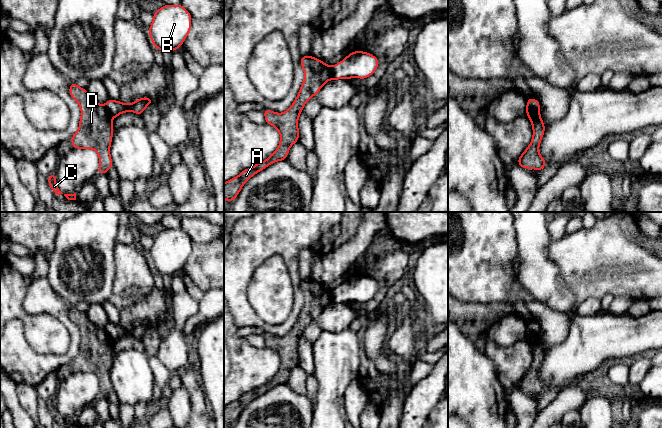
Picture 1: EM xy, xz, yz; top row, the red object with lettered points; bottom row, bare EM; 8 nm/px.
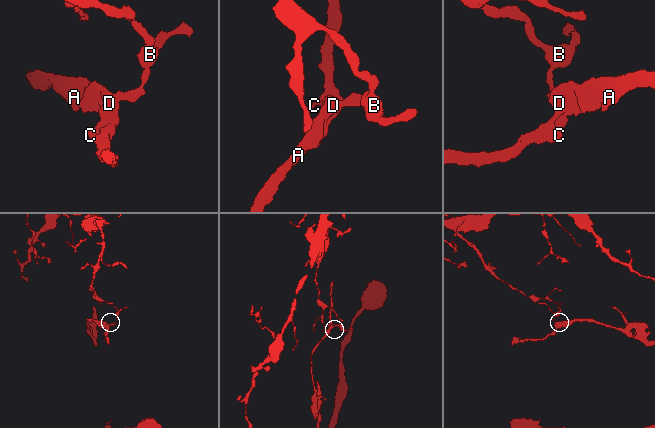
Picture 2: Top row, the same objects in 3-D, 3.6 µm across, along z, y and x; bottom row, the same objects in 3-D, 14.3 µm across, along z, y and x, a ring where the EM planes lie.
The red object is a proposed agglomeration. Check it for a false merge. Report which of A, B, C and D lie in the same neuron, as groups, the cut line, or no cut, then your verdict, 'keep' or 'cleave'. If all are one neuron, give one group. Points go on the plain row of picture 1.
A C D / B | xy (104, 329), (112, 342) | cleave

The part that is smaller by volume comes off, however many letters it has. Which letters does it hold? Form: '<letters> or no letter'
A, C, D

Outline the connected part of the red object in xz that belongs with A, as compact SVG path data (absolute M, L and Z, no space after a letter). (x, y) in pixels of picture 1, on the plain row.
M311 279L301 280L300 289L304 294L305 301L299 317L290 332L281 338L263 333L265 346L275 351L280 357L279 370L266 384L243 394L238 400L224 407L224 424L233 426L243 409L252 400L272 387L286 384L290 371L298 366L298 343L304 329L320 315L326 306L332 303L331 290Z

